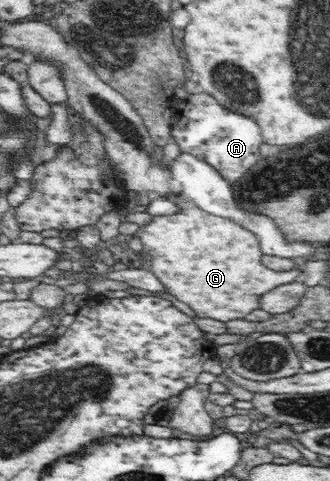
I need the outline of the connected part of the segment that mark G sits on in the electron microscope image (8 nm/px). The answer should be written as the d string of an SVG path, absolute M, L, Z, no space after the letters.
M181 194L169 197L179 212L168 216L156 216L146 225L140 226L135 232L143 242L143 250L151 256L147 269L158 277L169 294L174 295L180 302L187 304L200 318L212 318L220 322L244 319L246 314L260 308L260 296L264 292L283 284L294 282L302 273L300 267L290 271L276 272L260 263L263 252L257 237L231 218L216 216L198 209L193 202L186 201Z

